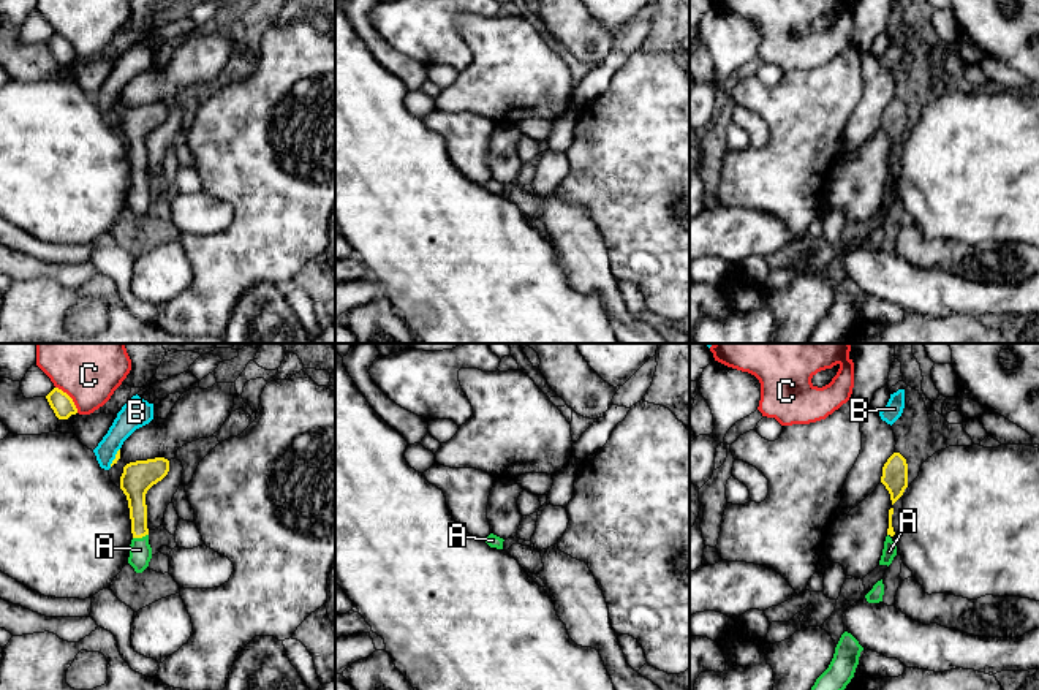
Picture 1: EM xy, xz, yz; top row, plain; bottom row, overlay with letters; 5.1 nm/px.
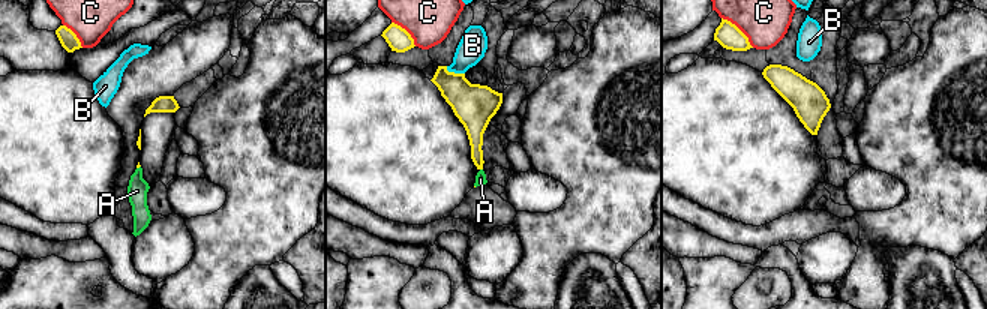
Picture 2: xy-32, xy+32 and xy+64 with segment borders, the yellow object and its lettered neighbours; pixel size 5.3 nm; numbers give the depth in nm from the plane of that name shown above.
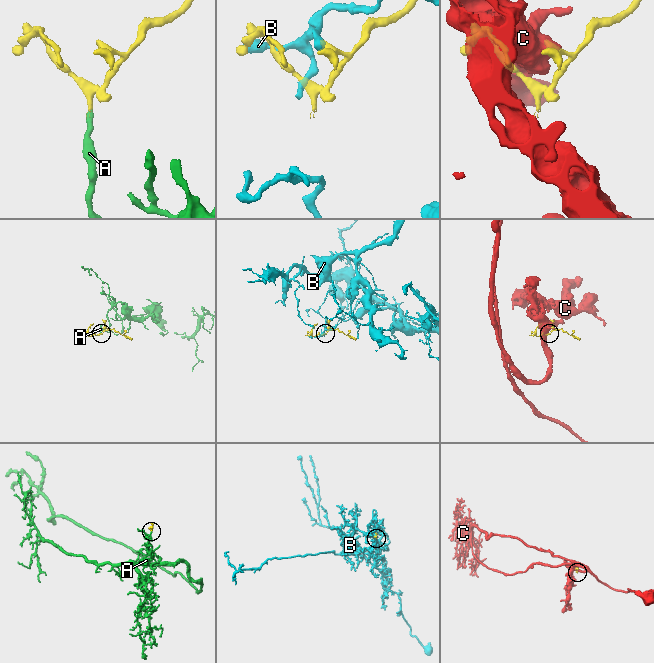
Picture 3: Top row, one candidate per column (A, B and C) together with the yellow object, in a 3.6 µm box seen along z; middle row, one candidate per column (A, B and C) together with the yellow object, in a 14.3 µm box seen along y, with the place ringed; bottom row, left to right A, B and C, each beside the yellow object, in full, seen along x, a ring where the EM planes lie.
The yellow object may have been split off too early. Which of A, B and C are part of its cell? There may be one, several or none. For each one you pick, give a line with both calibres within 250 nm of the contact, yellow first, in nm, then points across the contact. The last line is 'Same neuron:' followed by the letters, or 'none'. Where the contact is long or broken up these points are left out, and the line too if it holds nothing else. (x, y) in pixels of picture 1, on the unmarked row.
A: 120/110 nm | across xy (135, 133), (139, 182), (139, 195)
Same neuron: A

